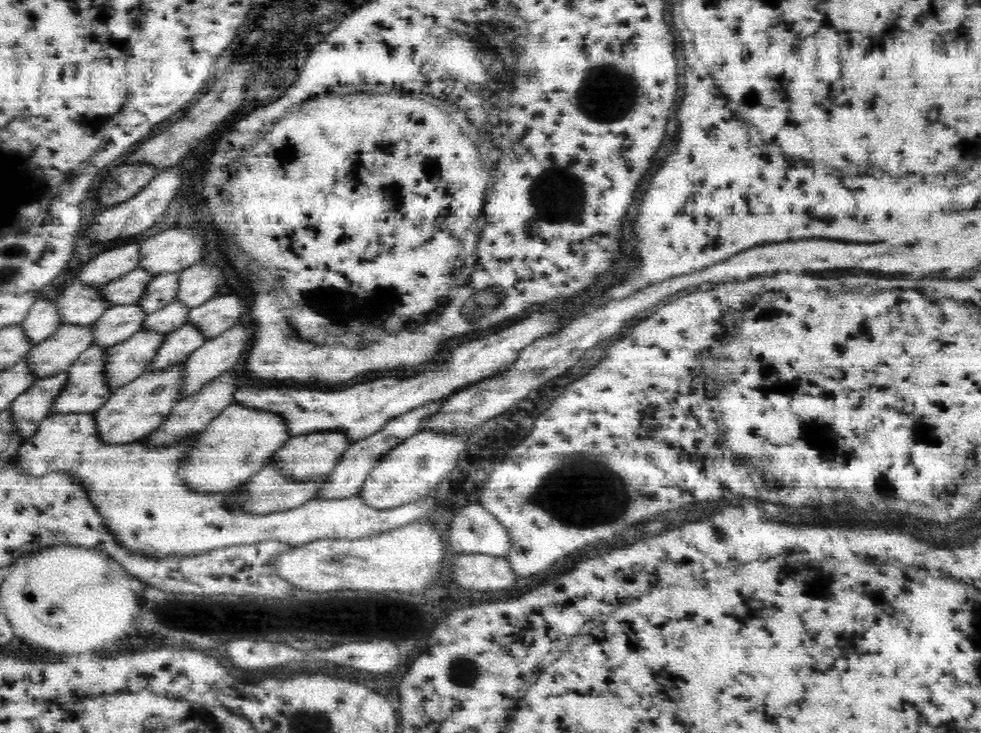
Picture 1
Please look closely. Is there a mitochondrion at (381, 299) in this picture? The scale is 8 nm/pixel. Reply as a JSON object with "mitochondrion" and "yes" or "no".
{"mitochondrion":"no"}

